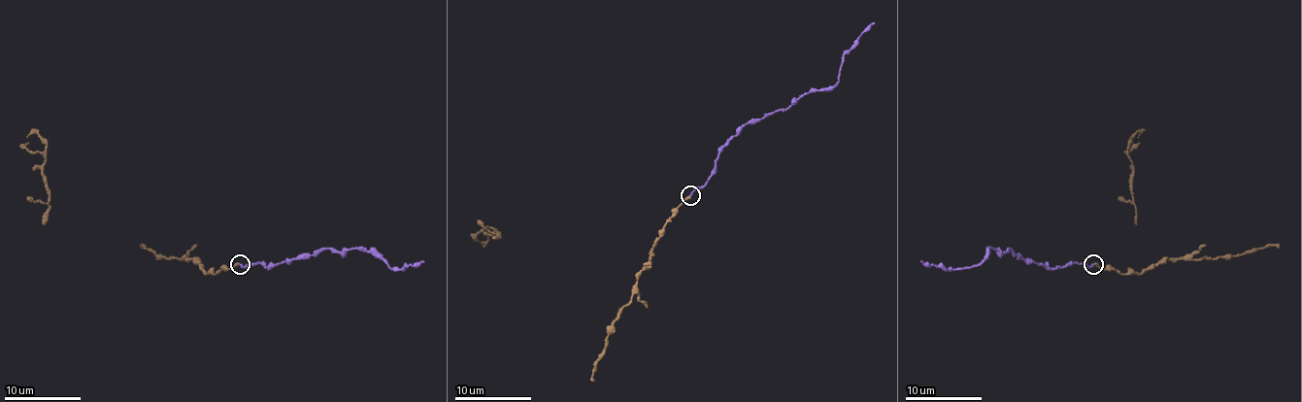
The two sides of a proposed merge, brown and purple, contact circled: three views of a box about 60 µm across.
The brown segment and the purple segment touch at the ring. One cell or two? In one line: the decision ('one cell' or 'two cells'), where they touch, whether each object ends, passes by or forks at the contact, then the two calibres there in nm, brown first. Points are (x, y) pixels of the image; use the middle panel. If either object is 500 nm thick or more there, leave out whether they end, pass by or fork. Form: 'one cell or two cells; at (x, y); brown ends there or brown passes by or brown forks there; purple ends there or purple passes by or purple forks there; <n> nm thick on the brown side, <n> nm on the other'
one cell; at (690, 195); brown ends there; purple ends there; 240 nm thick on the brown side, 190 nm on the other

